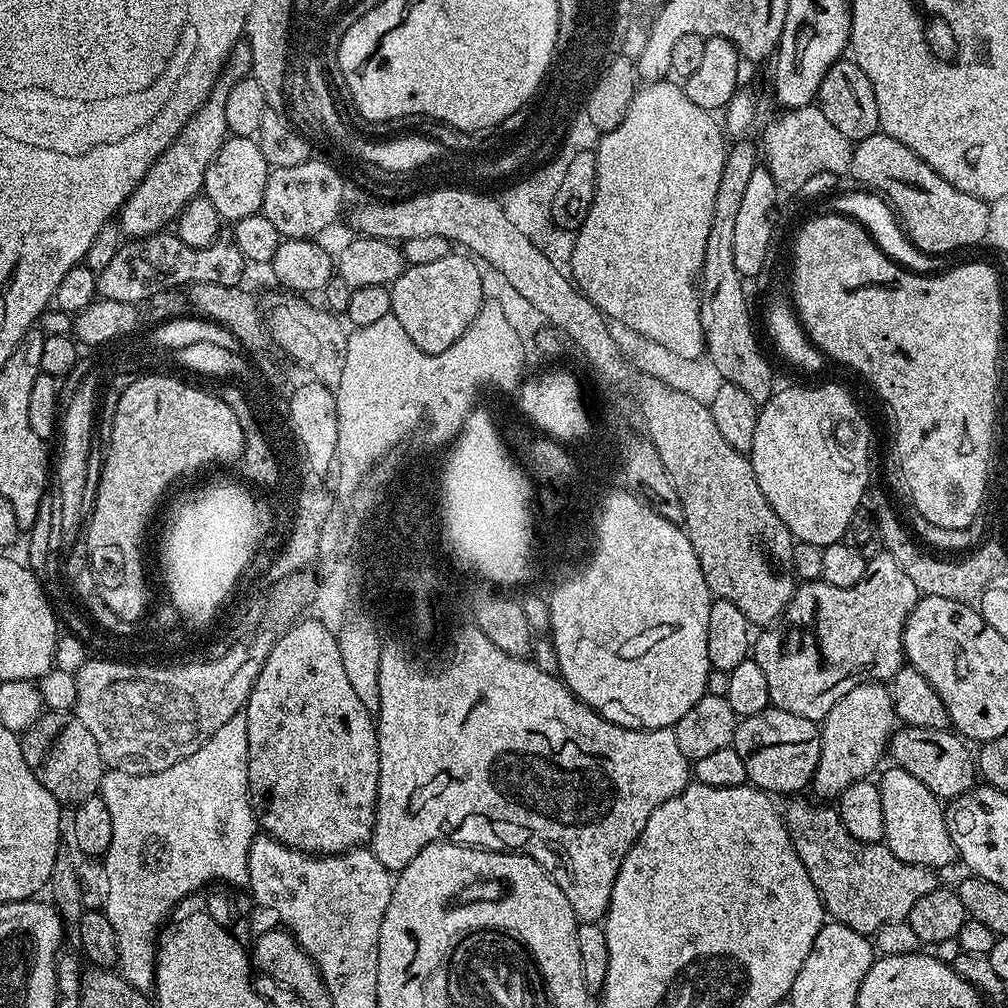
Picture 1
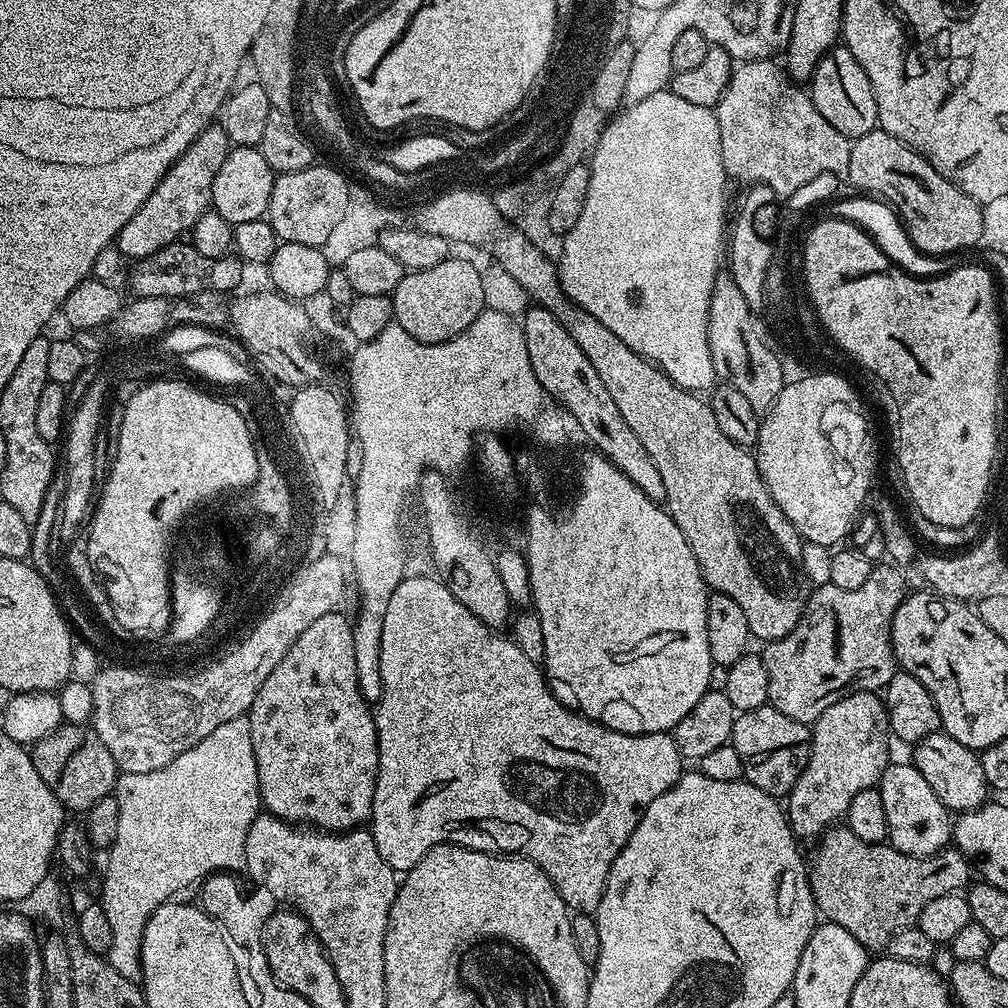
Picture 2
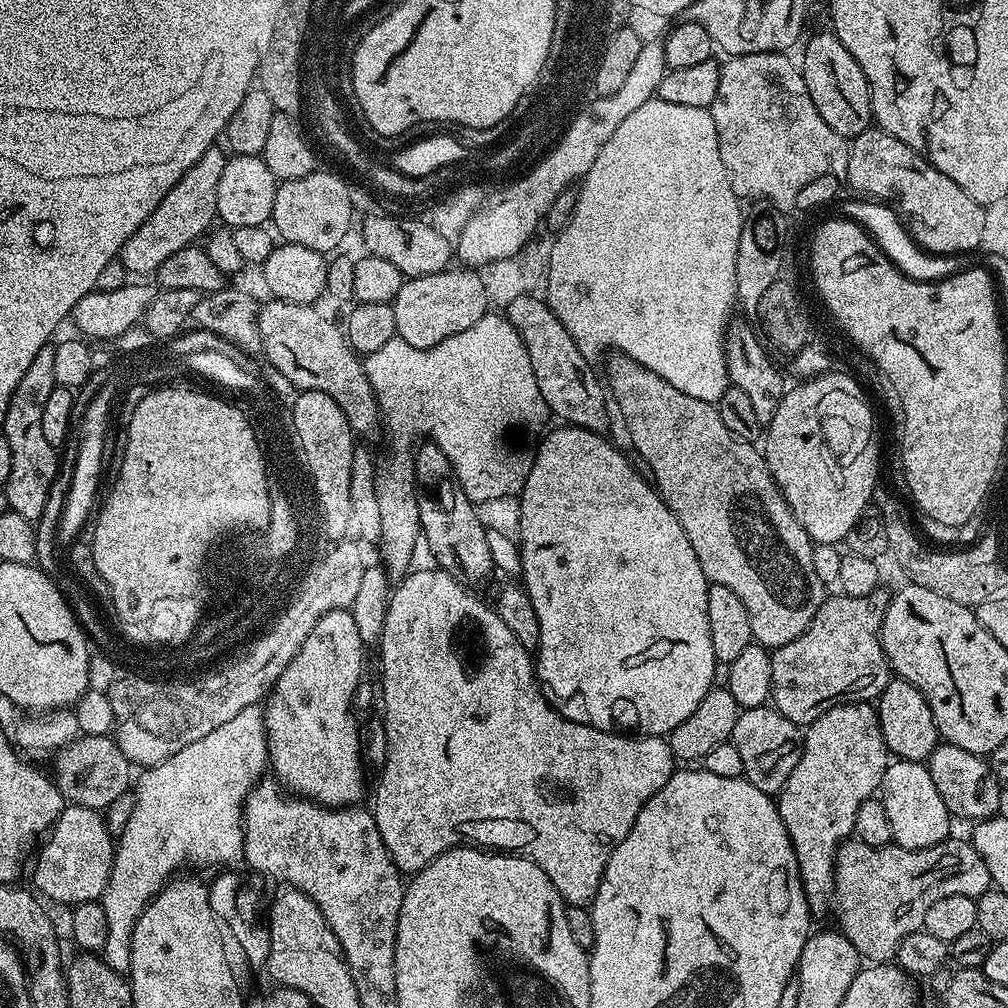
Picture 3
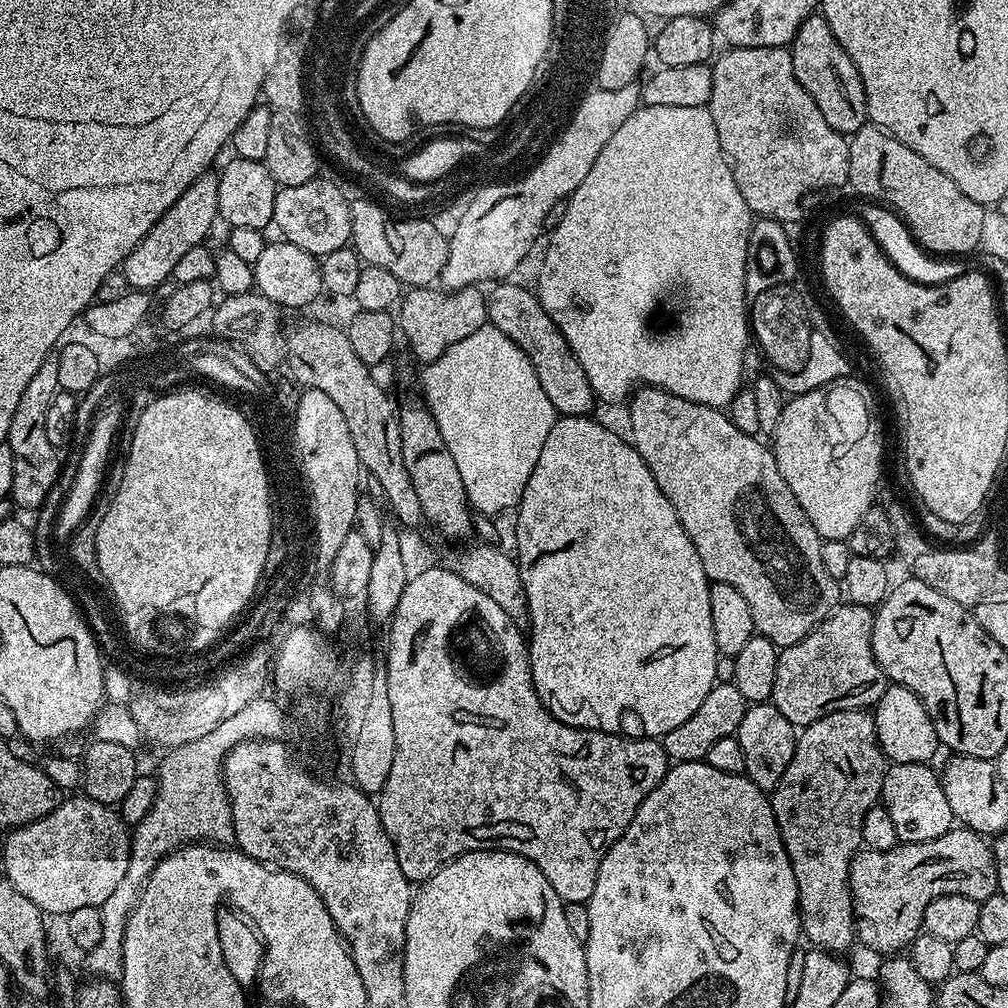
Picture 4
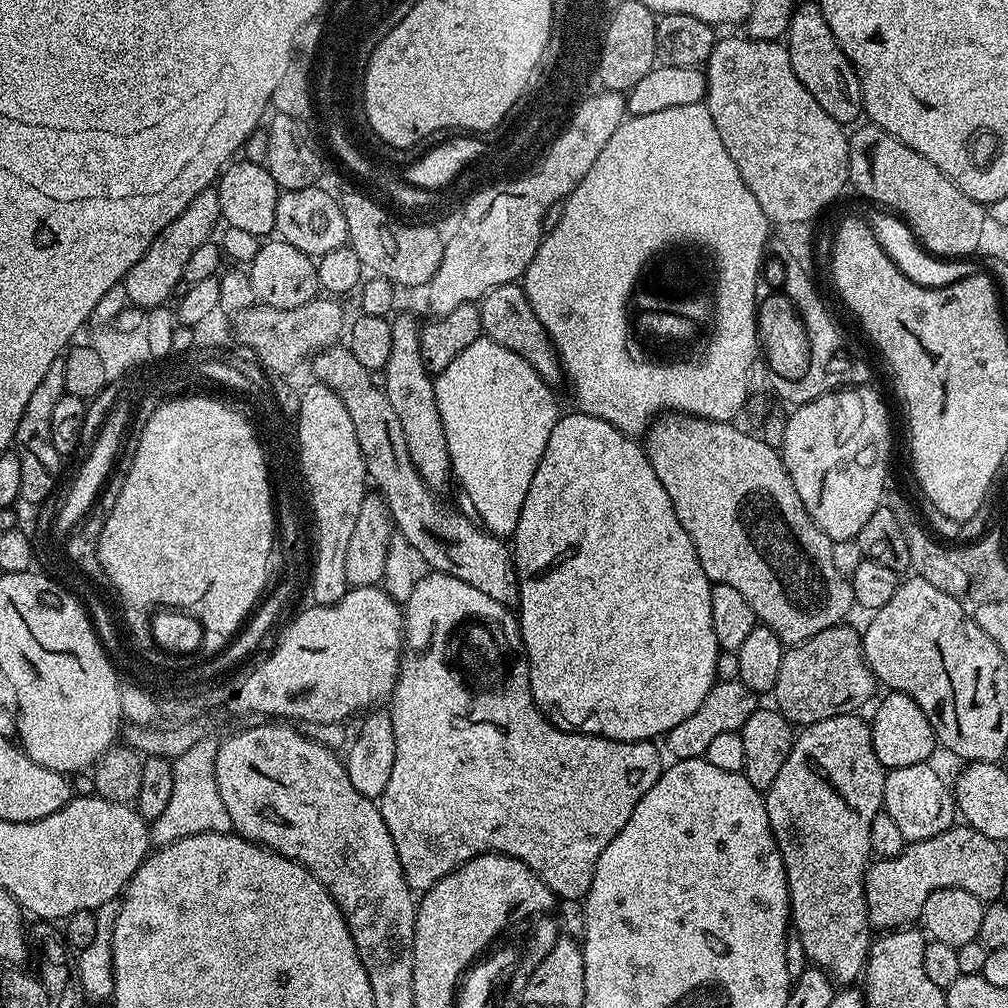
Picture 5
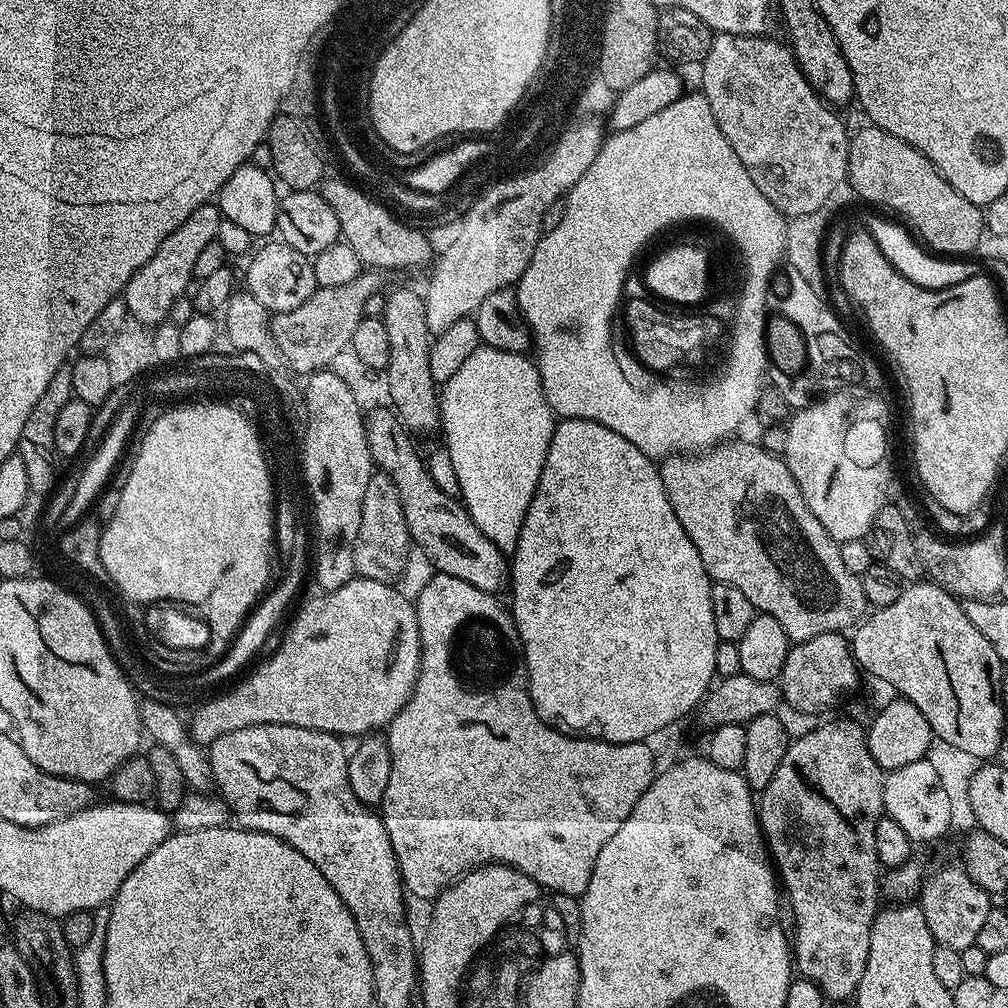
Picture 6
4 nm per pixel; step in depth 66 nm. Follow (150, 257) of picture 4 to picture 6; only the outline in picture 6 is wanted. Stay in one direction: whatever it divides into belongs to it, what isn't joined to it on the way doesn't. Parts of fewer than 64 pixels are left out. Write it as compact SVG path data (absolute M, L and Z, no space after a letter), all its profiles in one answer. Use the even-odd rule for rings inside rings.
M209 202L198 206L198 210L194 210L180 226L170 233L158 246L158 250L150 260L133 274L130 282L124 288L122 298L128 307L129 317L133 321L137 320L137 325L157 326L165 323L169 319L168 311L179 302L180 295L188 288L188 283L193 283L194 277L192 271L194 270L195 259L198 258L198 254L202 252L203 247L210 241L216 239L216 231L218 230L221 219L219 207L215 203Z

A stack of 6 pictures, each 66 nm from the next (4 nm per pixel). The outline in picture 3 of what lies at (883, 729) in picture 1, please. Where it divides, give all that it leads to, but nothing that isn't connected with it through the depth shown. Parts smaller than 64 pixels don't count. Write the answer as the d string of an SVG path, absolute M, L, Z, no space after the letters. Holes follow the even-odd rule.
M871 703L839 704L826 710L812 724L807 725L802 758L798 766L790 770L790 778L786 778L786 786L778 794L778 807L782 822L786 826L786 834L790 834L790 842L798 858L802 886L808 895L808 910L813 917L820 918L827 912L829 915L833 907L836 852L841 844L853 835L854 818L858 818L862 802L873 799L879 793L880 783L889 763L890 753L882 738L880 719Z

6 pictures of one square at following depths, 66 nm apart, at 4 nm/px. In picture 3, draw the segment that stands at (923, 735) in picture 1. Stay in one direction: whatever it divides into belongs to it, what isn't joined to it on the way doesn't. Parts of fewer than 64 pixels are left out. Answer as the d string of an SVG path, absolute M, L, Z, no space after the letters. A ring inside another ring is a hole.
M941 742L936 745L926 763L930 770L930 778L934 778L934 786L938 786L938 794L942 794L942 802L946 802L953 817L961 816L964 820L979 822L1001 811L1002 785L996 779L992 765L985 757L975 756L970 754L970 750L962 750L953 744Z

